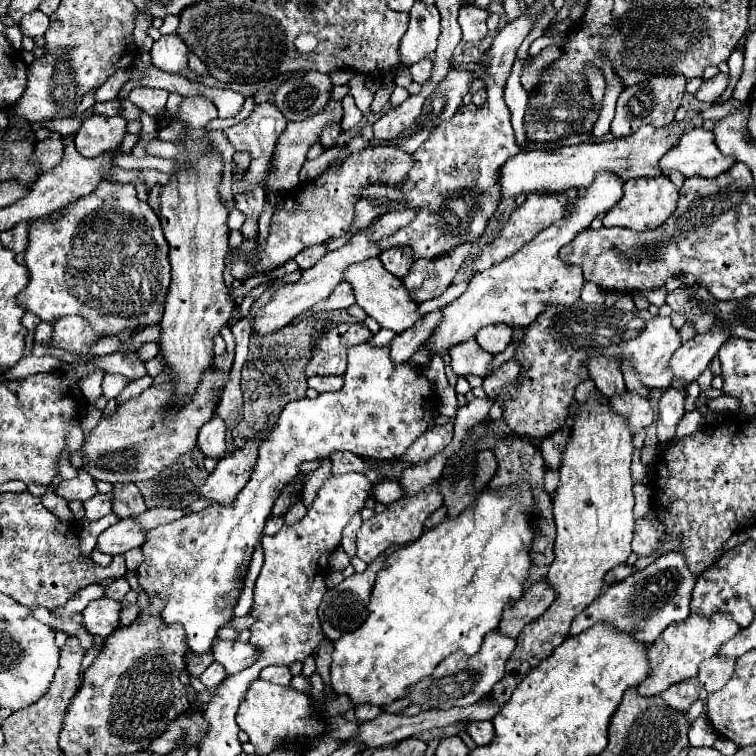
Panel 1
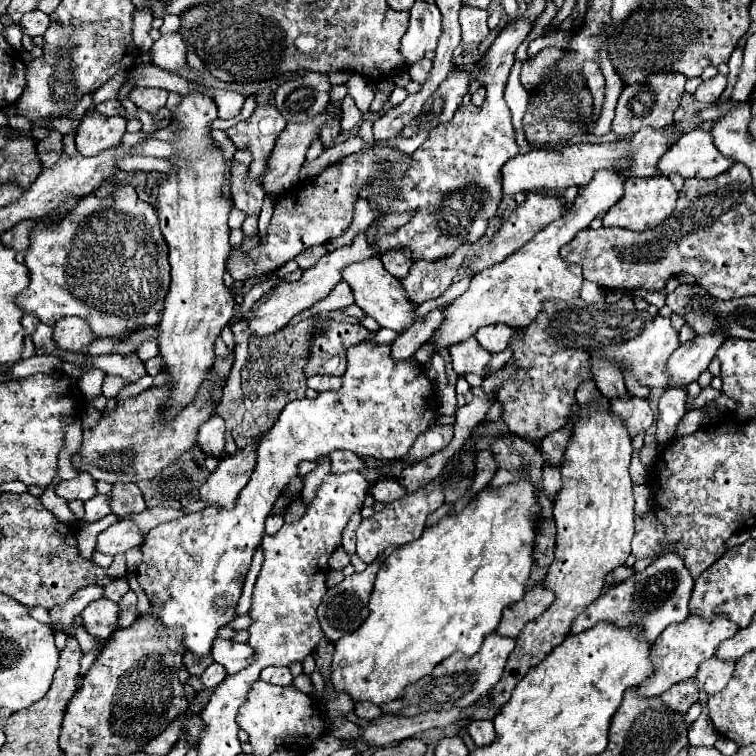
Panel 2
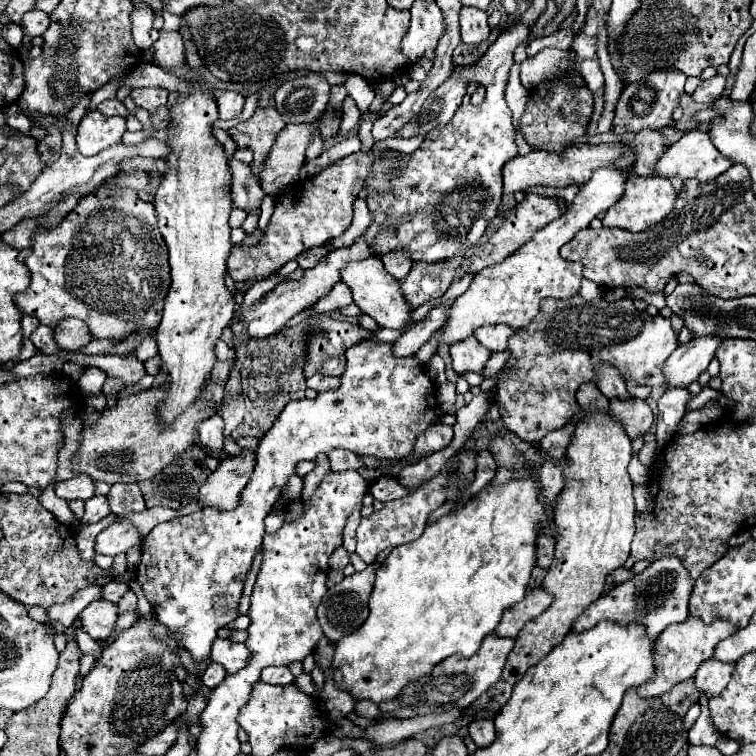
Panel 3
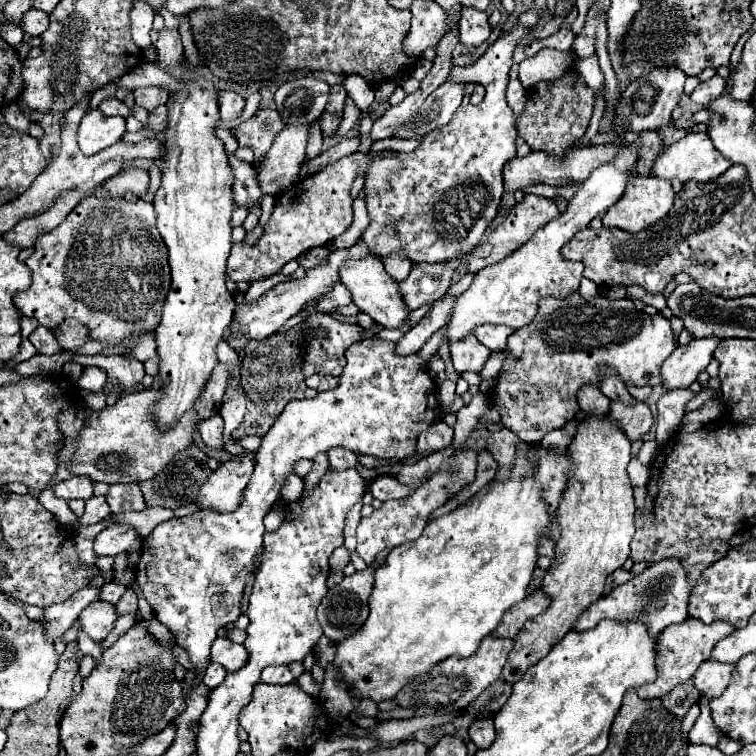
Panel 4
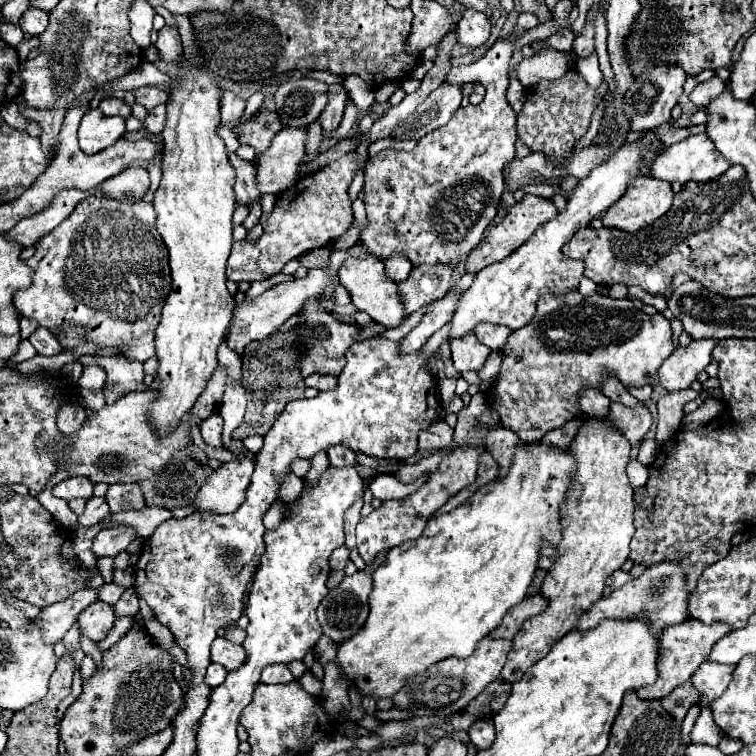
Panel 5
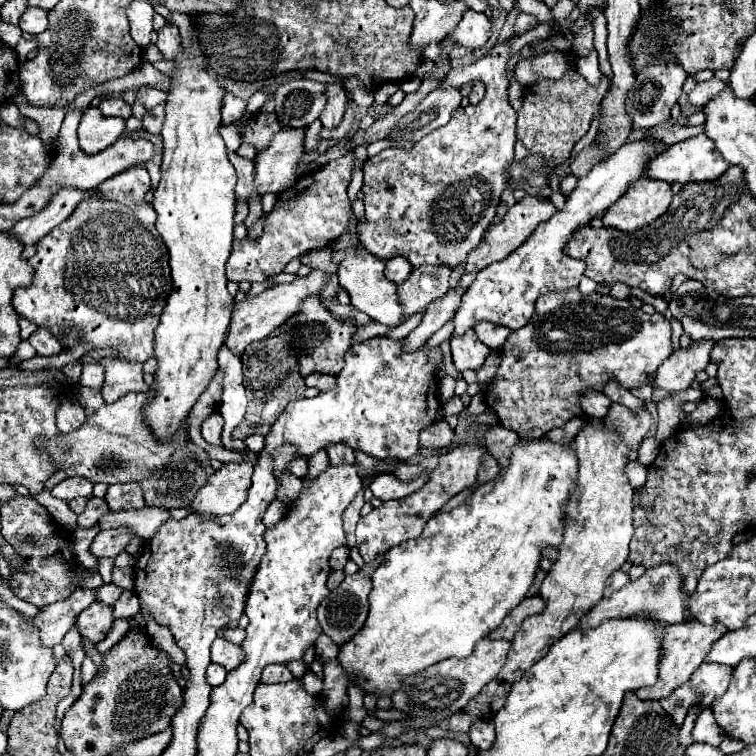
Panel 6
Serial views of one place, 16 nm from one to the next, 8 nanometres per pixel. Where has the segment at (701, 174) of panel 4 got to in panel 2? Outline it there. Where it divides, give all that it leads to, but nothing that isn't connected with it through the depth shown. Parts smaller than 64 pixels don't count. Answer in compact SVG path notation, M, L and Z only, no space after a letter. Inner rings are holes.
M692 130L686 132L658 162L658 174L670 178L672 174L680 174L686 178L710 180L726 172L734 162L724 158L712 142L710 132Z

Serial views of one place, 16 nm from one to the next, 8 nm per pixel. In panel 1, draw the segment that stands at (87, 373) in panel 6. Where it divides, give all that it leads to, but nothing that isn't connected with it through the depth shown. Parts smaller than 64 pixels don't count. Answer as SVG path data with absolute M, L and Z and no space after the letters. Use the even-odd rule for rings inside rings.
M94 370L92 374L80 380L80 390L86 396L86 400L94 402L98 396L102 396L102 378L104 378L104 372Z

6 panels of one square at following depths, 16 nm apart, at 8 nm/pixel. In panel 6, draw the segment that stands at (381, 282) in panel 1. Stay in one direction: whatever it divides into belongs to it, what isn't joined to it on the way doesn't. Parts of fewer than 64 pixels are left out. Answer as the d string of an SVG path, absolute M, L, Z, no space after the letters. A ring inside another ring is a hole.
M350 246L344 250L344 260L338 268L338 280L340 286L350 294L352 306L356 306L360 312L366 312L372 320L378 320L386 326L398 326L400 322L400 304L396 300L396 286L390 280L384 280L384 262L370 252L350 254Z

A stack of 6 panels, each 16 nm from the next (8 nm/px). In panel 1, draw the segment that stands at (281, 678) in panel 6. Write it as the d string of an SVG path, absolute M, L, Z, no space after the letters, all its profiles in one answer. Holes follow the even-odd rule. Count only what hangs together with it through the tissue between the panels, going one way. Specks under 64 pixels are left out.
M268 666L260 672L260 678L266 682L276 682L276 684L288 684L290 680L290 670L288 666Z

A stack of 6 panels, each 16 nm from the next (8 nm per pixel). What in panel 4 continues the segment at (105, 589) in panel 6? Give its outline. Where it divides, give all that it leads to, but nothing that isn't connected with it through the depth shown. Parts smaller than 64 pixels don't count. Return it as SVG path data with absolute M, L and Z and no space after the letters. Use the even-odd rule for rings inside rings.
M108 582L108 584L104 584L100 588L100 600L110 602L110 604L116 604L124 592L126 592L126 586L116 584L116 582Z

